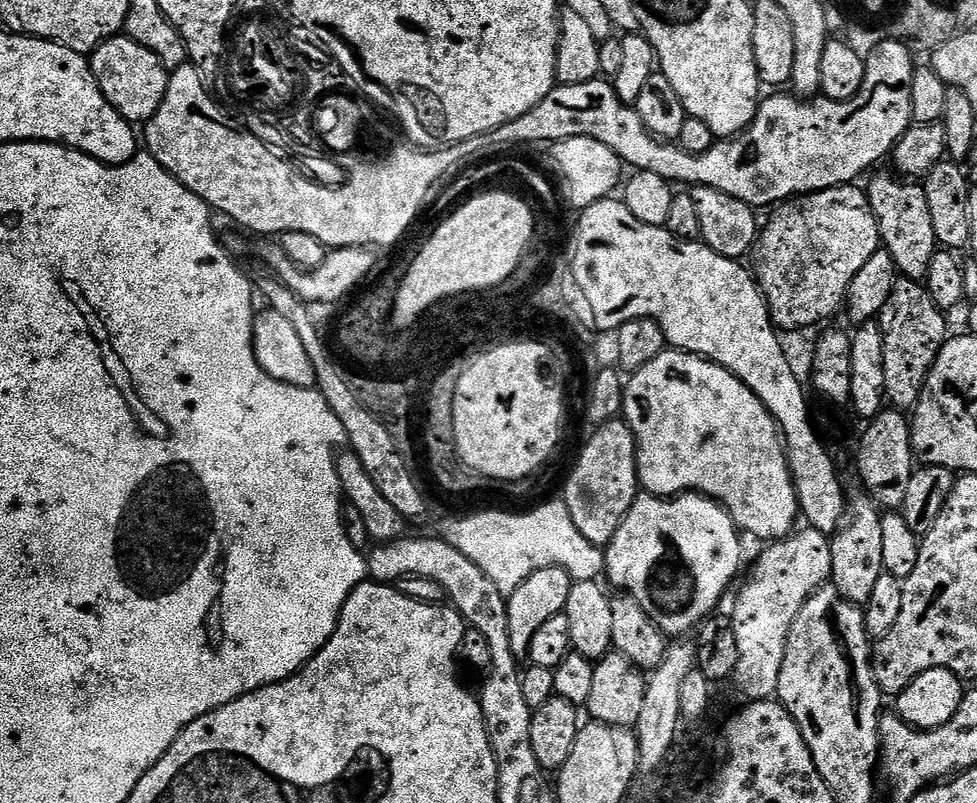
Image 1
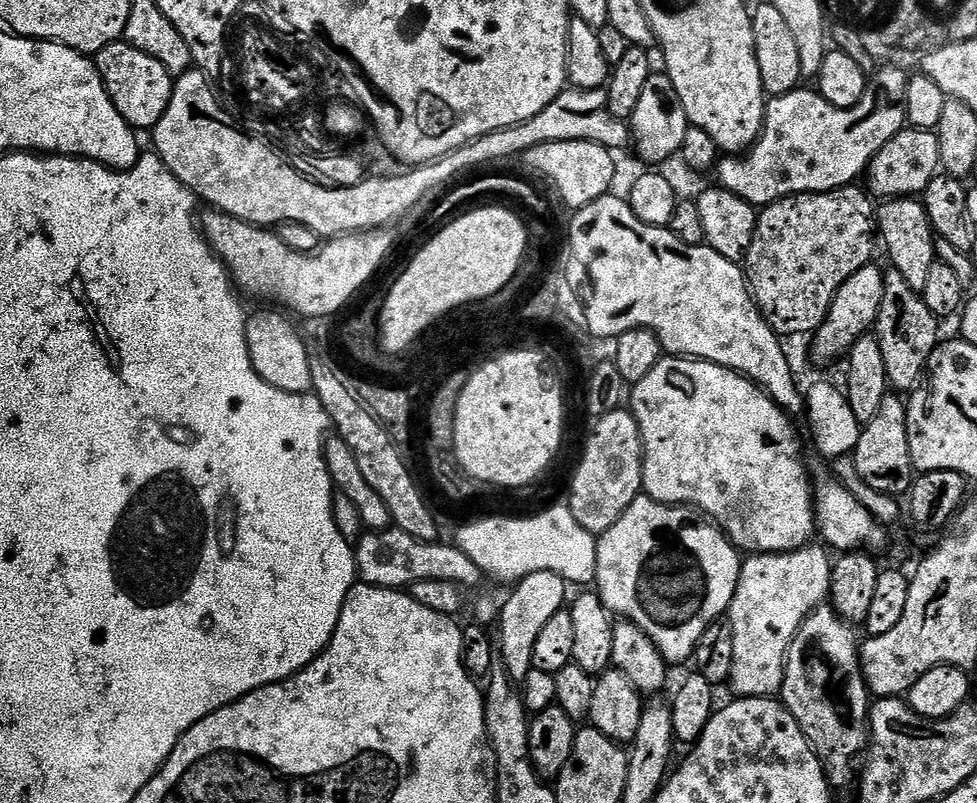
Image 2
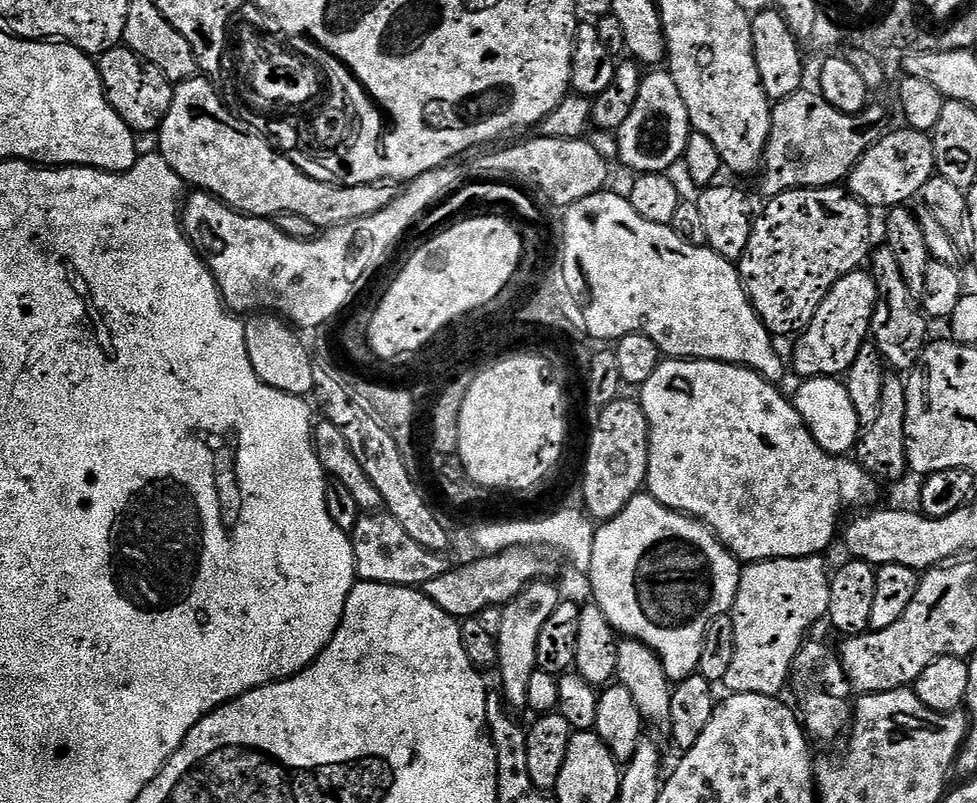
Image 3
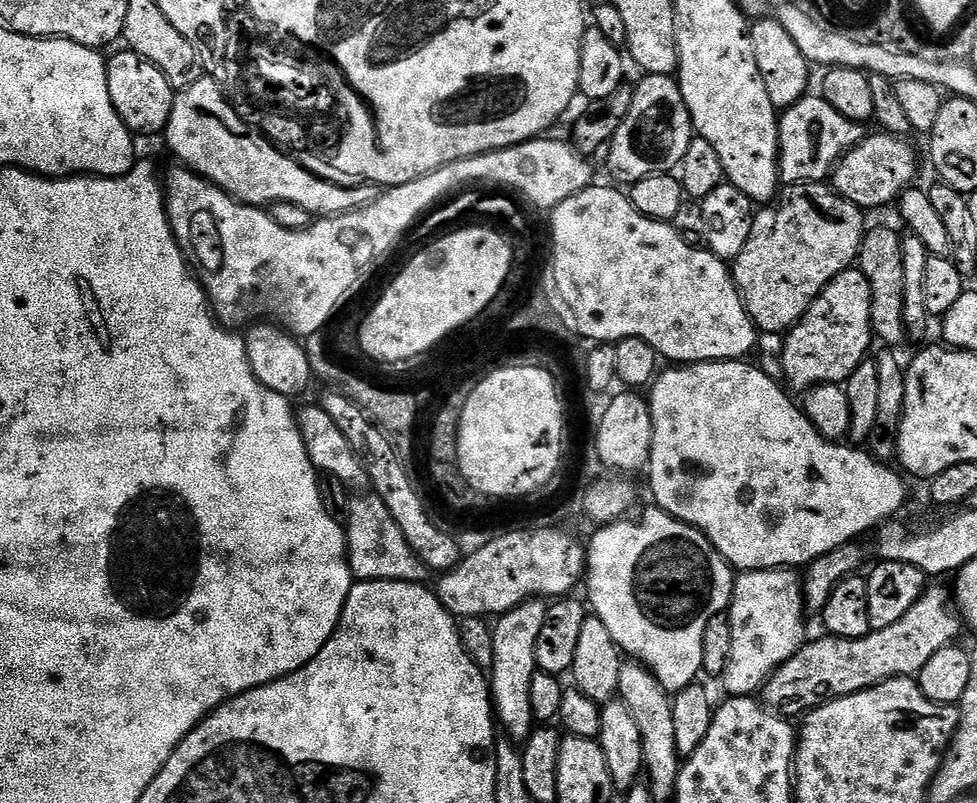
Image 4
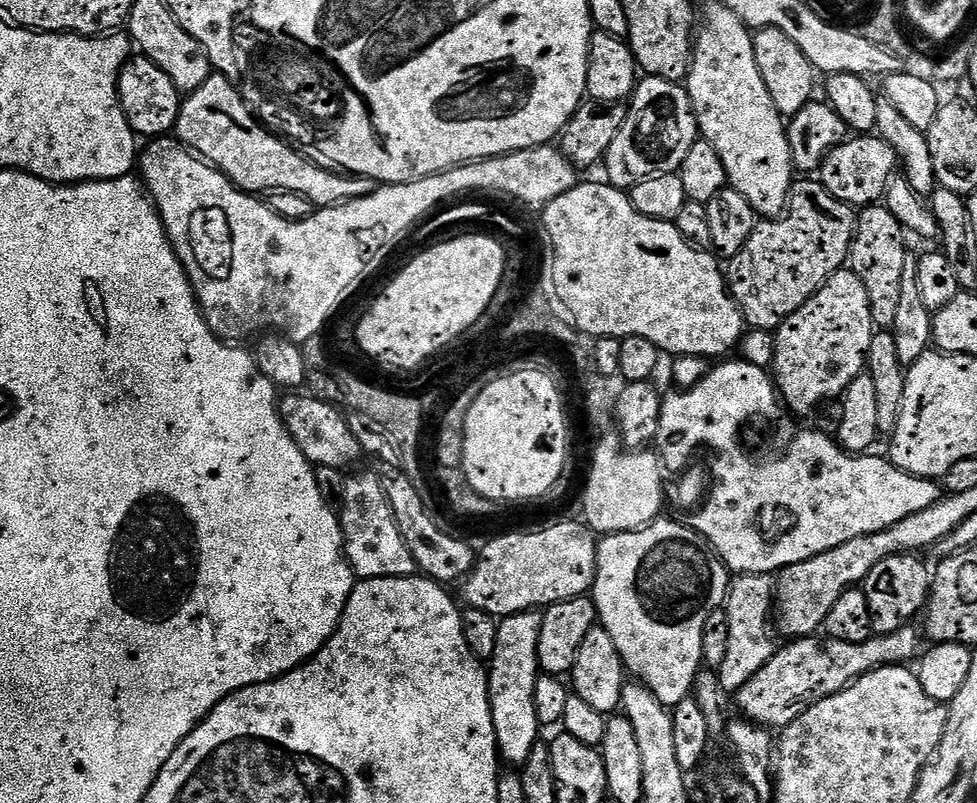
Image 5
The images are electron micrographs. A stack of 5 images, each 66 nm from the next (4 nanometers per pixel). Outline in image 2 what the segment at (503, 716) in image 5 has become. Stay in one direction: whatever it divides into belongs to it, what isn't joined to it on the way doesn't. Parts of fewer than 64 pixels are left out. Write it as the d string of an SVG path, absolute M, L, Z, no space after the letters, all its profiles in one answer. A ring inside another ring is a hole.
M535 572L525 580L519 581L516 588L503 601L500 609L498 629L498 654L504 658L503 669L512 677L513 681L523 682L526 674L530 674L534 662L534 642L546 621L554 618L565 607L570 596L569 585L556 572Z

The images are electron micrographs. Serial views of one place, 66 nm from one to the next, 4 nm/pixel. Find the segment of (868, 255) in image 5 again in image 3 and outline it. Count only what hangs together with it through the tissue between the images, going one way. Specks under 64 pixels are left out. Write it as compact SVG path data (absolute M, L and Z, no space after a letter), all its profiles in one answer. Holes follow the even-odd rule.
M886 246L878 248L870 256L870 271L878 290L876 309L872 315L870 340L884 357L887 367L904 374L915 368L916 357L923 352L925 344L929 343L929 321L917 297L913 296L906 286L906 278L902 278L902 270L898 270L898 258Z

